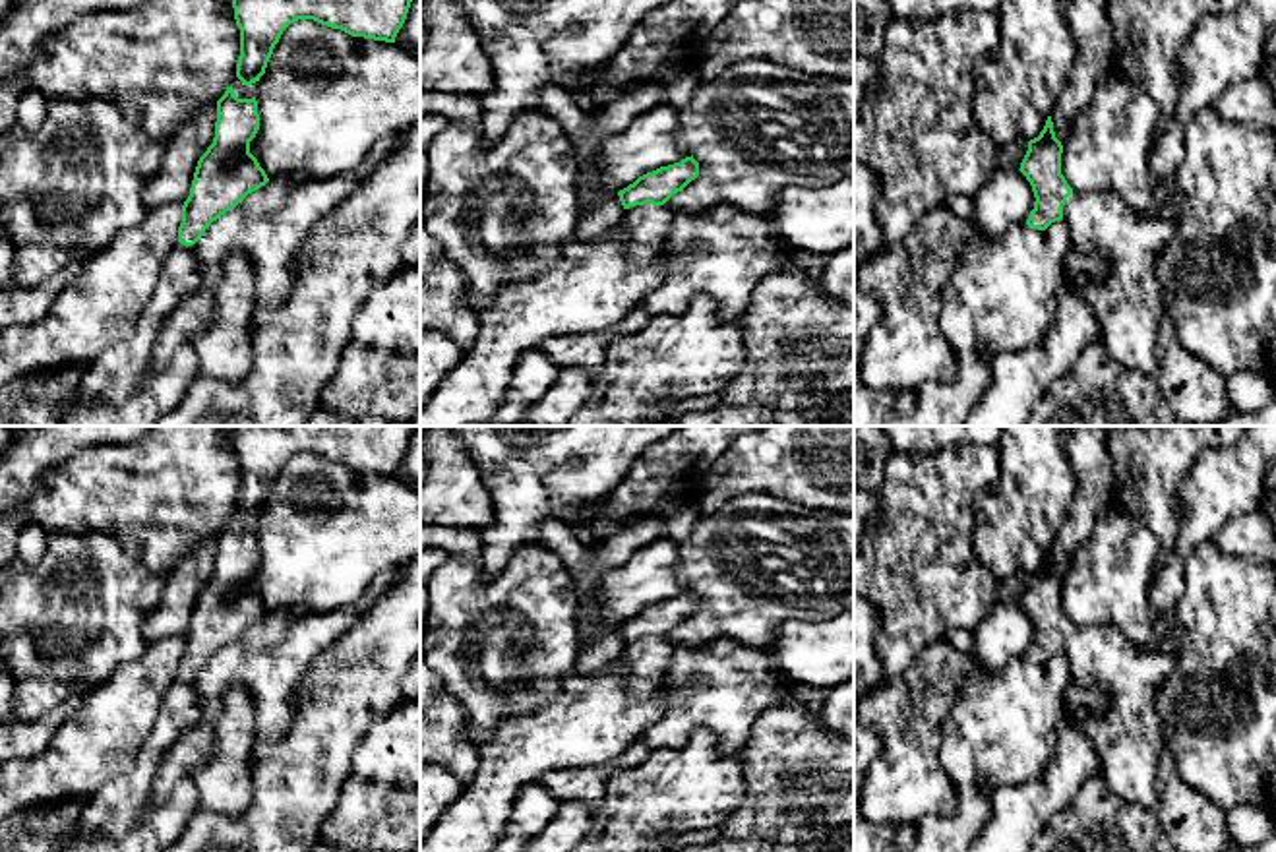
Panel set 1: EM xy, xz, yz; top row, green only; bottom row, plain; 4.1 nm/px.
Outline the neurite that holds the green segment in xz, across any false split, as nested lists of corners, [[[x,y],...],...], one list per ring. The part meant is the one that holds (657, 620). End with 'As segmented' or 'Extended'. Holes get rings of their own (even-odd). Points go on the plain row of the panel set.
[[[691,589],[647,606],[618,625],[625,643],[622,654],[627,676],[625,689],[633,699],[647,699],[664,687],[674,654],[674,643],[666,635],[697,610],[699,596]]]. Extended

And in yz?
[[[1048,550],[1018,602],[1036,631],[1026,658],[1046,664],[1063,653],[1071,680],[1111,697],[1104,716],[1082,716],[1080,730],[1096,746],[1106,786],[1121,800],[1154,811],[1156,765],[1164,749],[1154,697],[1175,668],[1175,649],[1140,649],[1111,625],[1075,625],[1061,608],[1061,587]]]. Extended

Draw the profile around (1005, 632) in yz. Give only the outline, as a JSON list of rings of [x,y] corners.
[[[997,600],[972,631],[972,654],[989,672],[1003,672],[1013,658],[1026,656],[1034,635],[1020,604]]]

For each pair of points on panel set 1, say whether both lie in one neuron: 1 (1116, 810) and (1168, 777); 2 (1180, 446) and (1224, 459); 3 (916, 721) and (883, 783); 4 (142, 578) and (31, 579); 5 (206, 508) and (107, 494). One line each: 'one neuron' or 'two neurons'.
1: two neurons
2: two neurons
3: one neuron
4: one neuron
5: one neuron

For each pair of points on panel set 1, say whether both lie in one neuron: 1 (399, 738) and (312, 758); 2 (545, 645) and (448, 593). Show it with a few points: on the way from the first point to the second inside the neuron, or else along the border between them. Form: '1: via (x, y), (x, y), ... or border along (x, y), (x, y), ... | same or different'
1: border along (386, 715), (353, 752), (351, 775), (339, 791) | different
2: via (521, 645), (500, 645), (471, 616) | same

